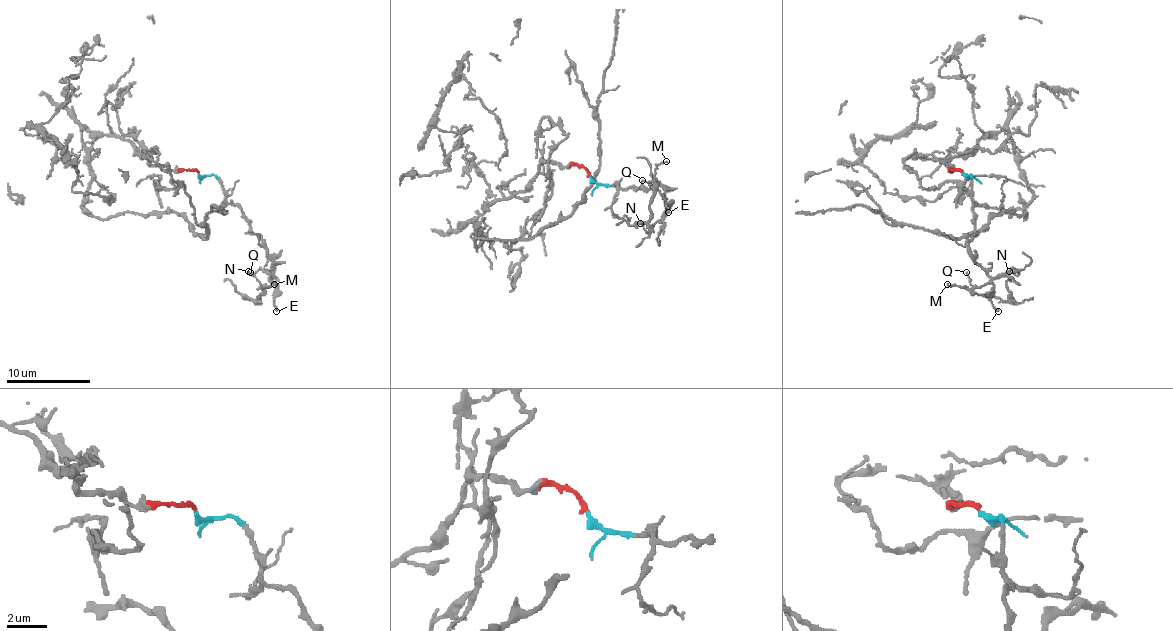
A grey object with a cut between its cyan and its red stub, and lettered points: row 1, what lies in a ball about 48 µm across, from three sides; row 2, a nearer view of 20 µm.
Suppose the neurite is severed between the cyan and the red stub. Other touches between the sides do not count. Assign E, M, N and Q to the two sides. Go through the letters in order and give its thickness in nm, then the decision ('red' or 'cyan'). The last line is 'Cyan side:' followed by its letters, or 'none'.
E: 170 nm thick; cyan
M: 130 nm thick; cyan
N: 120 nm thick; cyan
Q: 130 nm thick; cyan
Cyan side: E, M, N, Q

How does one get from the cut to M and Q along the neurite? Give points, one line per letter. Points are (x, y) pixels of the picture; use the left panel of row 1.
M: (197, 173), (216, 177), (224, 198), (241, 209), (250, 227), (264, 244), (277, 280), (262, 288), (275, 284)
Q: (197, 173), (216, 177), (224, 198), (241, 209), (264, 244), (277, 280), (270, 286), (262, 286), (250, 271)

